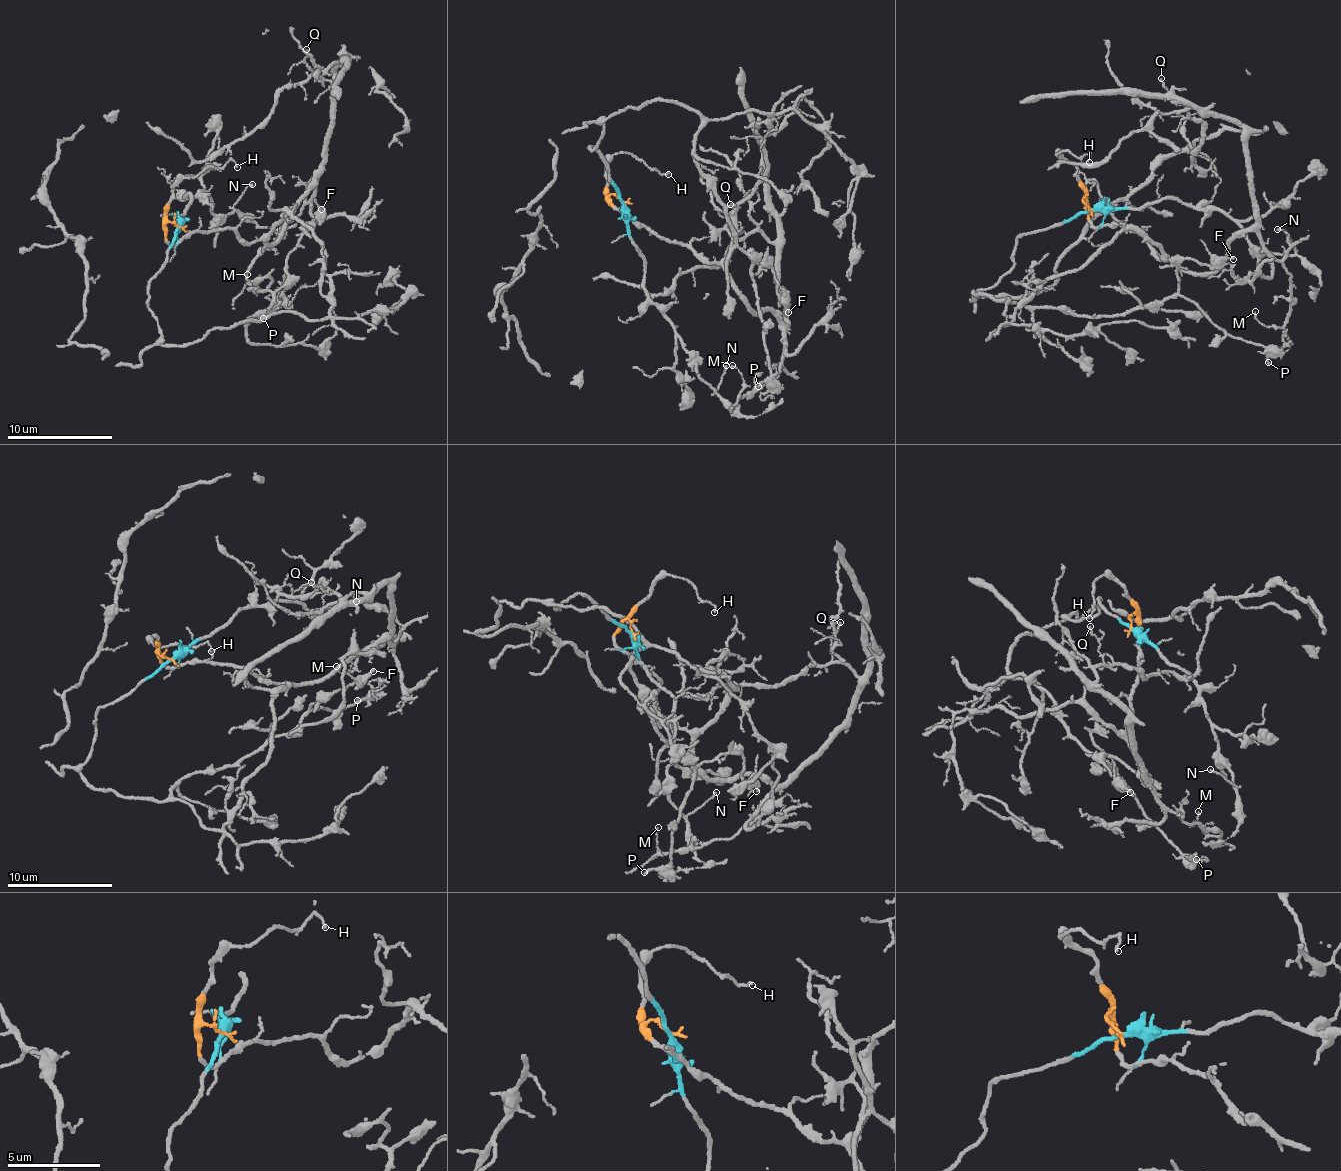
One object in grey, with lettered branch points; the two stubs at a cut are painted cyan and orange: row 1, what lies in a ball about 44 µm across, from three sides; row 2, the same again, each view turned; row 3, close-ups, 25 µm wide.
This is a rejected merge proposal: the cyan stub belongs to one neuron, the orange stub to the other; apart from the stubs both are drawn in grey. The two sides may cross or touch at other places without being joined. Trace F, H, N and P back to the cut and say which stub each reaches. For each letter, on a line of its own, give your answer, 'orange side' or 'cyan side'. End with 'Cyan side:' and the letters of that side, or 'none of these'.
F: cyan side
H: orange side
N: cyan side
P: cyan side
Cyan side: F, N, P

